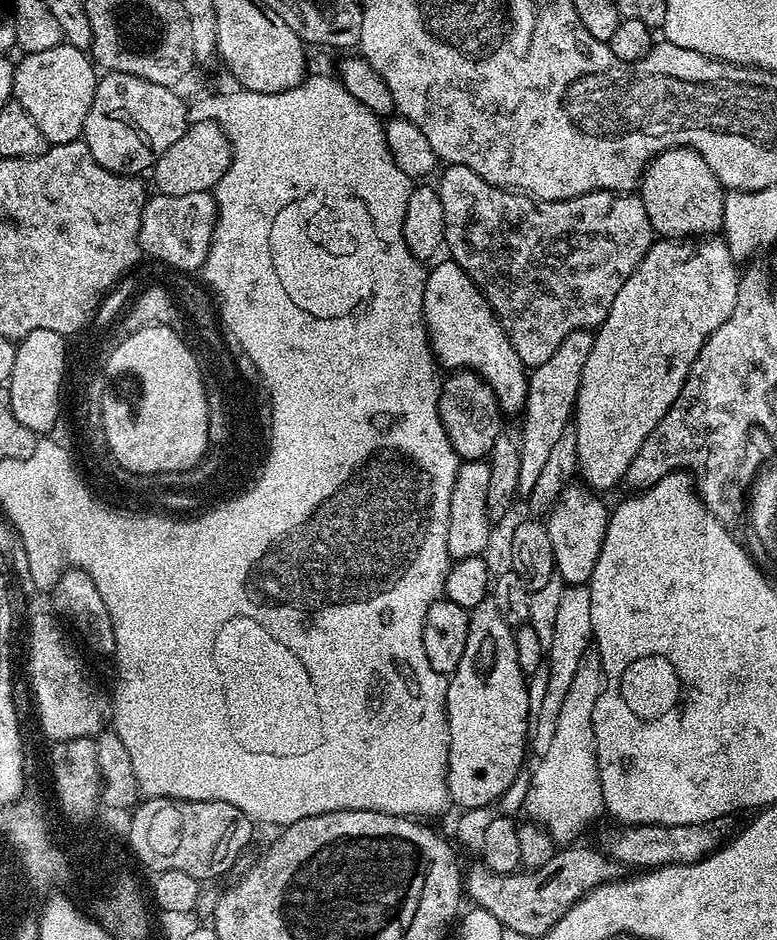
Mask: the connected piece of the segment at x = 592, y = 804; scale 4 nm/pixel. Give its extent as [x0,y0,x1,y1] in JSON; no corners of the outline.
[524,646,604,846]

